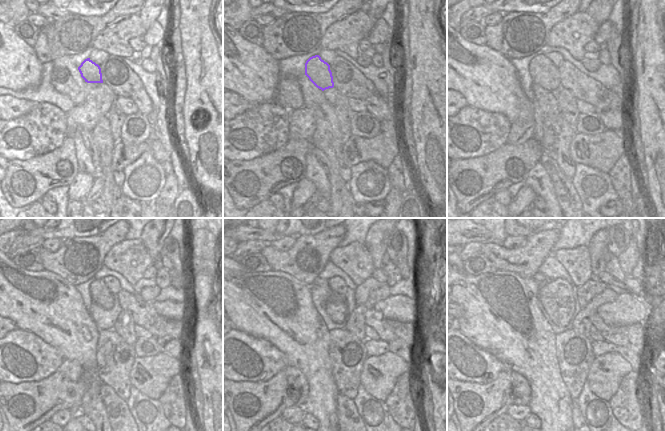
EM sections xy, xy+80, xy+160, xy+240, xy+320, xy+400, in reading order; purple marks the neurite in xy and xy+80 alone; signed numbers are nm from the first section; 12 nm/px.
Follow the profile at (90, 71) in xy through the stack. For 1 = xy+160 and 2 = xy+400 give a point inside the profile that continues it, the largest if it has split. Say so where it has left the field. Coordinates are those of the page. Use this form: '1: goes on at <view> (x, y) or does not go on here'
1: goes on at xy+160 (543, 72)
2: goes on at xy+400 (539, 277)

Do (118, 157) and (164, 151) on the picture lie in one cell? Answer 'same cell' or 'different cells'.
same cell

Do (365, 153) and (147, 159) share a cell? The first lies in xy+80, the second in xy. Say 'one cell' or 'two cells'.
two cells

